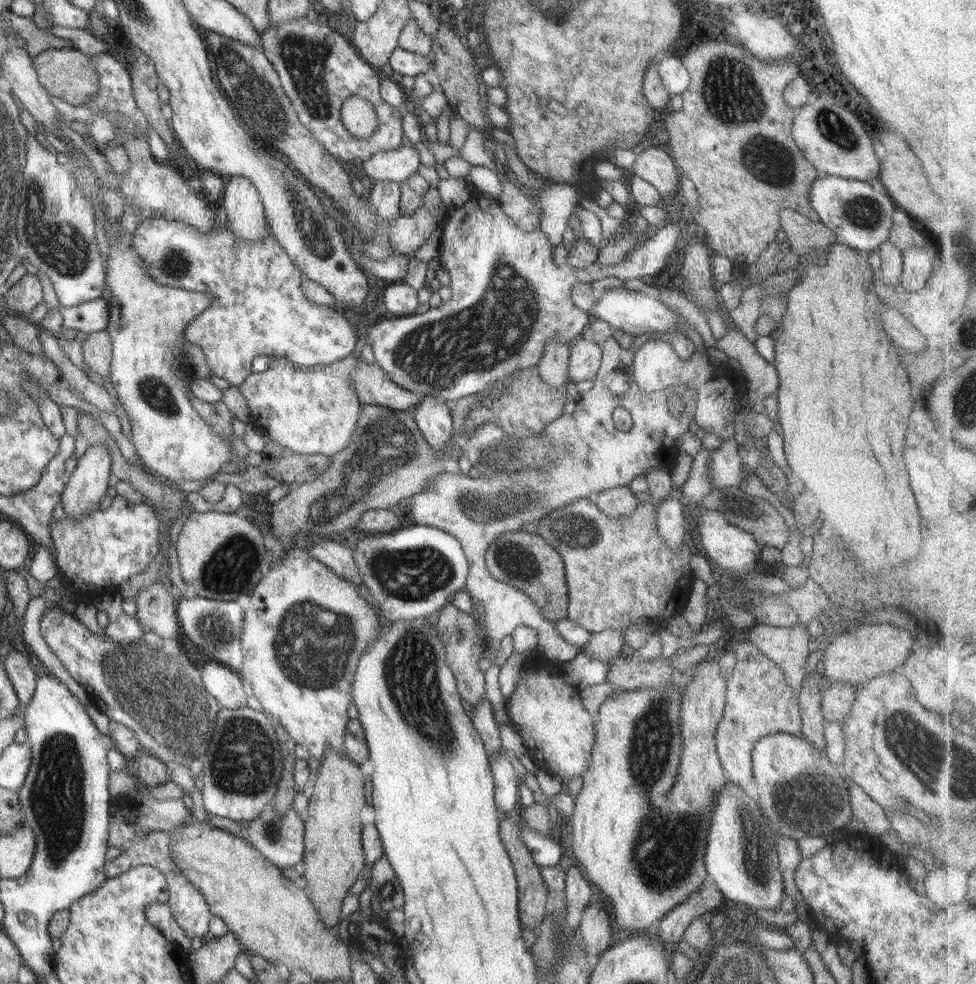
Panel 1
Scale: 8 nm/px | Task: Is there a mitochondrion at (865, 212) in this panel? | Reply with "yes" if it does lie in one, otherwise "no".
yes

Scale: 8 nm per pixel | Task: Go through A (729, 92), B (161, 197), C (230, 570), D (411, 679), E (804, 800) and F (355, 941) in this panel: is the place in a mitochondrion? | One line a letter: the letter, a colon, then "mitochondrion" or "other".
A: mitochondrion
B: other
C: mitochondrion
D: mitochondrion
E: mitochondrion
F: other

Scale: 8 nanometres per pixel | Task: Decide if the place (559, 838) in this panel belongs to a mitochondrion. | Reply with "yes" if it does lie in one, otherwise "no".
no

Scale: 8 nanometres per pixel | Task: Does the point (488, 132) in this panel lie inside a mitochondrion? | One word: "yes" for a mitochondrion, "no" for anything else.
no

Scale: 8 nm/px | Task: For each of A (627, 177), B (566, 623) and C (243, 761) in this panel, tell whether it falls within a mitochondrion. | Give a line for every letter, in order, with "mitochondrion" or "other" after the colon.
A: other
B: other
C: mitochondrion

